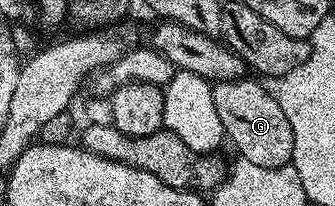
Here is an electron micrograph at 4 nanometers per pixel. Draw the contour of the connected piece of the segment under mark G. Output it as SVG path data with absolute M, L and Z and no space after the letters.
M244 79L241 81L220 81L212 84L213 107L217 107L217 115L221 115L223 131L228 142L235 144L235 153L249 159L249 163L257 163L257 167L281 167L291 164L293 155L293 131L289 127L289 119L285 119L285 111L281 111L281 103L274 92L271 93L263 85Z

